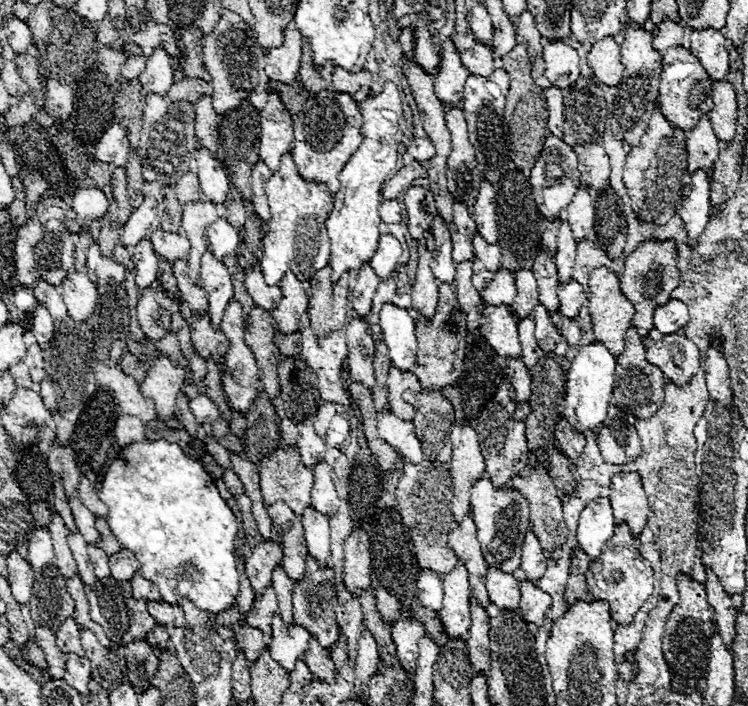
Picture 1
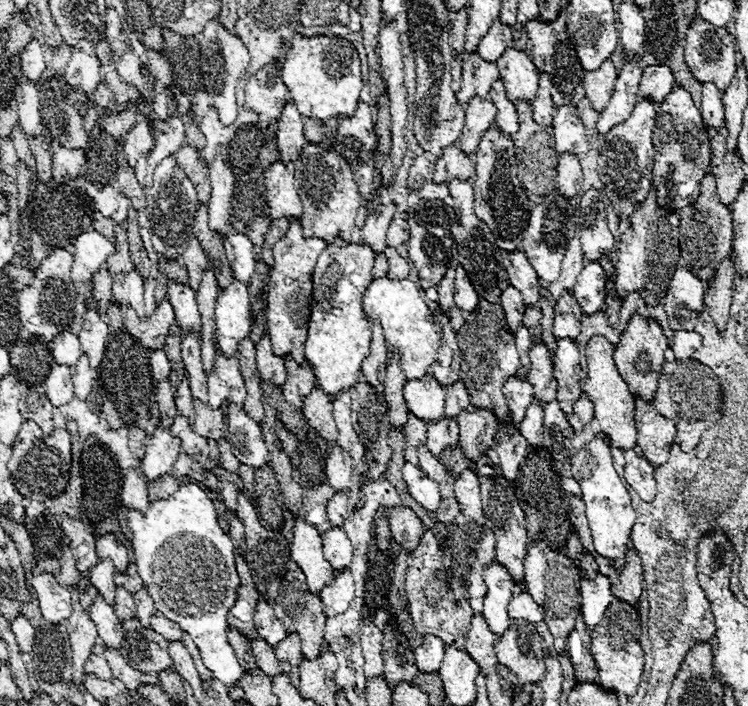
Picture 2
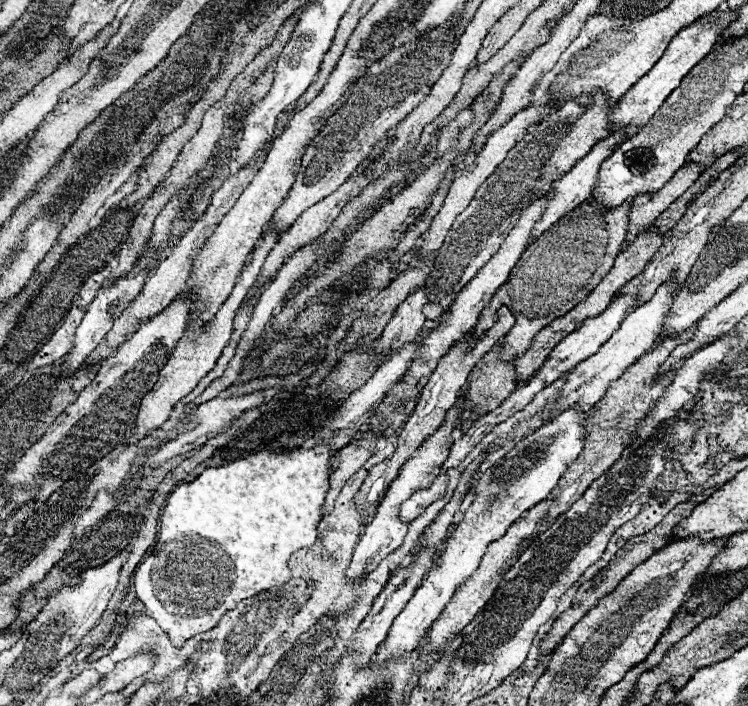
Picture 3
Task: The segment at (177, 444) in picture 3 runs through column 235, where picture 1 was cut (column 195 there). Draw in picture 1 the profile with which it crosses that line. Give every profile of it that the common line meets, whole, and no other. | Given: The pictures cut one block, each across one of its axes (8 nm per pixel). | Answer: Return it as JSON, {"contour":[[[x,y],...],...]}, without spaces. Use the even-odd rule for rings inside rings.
{"contour":[[[204,394],[192,398],[188,404],[190,404],[190,410],[192,410],[192,414],[194,414],[194,418],[196,418],[198,424],[212,424],[214,420],[220,418],[218,408],[216,408],[216,406],[212,404],[212,400],[210,400],[208,396],[204,396]]]}

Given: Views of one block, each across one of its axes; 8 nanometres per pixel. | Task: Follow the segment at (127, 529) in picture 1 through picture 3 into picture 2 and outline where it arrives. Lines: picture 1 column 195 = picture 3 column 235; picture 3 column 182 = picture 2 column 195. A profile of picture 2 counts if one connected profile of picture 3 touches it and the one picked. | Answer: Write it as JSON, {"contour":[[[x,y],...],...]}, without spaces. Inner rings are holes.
{"contour":[[[182,482],[168,500],[150,502],[146,512],[130,508],[126,526],[132,534],[132,562],[158,612],[192,636],[206,668],[224,686],[236,684],[244,670],[226,638],[226,614],[236,604],[240,578],[234,566],[232,538],[220,528],[208,494],[192,482]]]}

